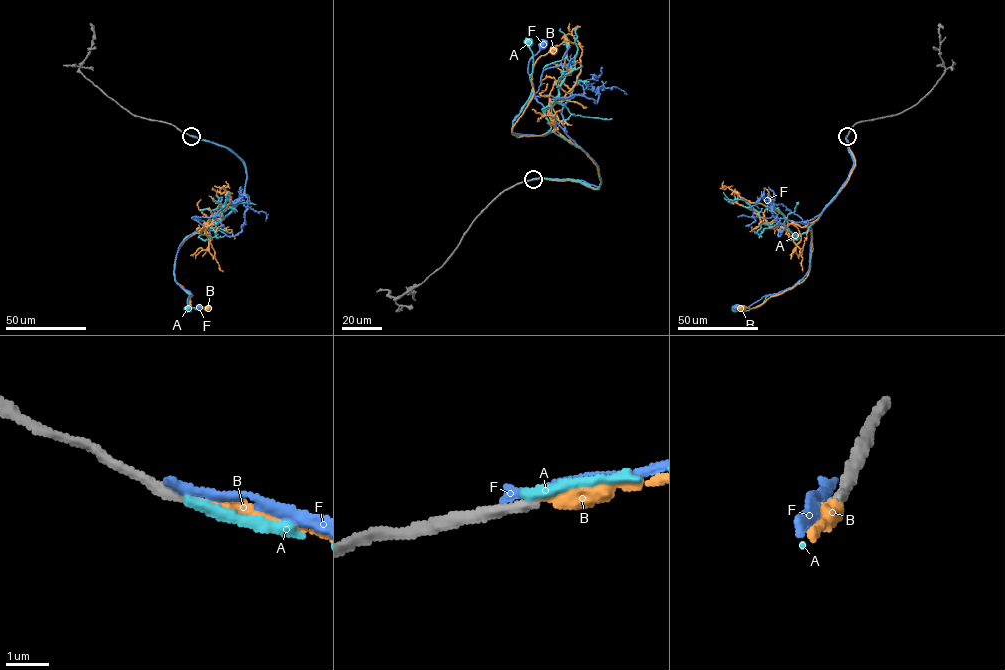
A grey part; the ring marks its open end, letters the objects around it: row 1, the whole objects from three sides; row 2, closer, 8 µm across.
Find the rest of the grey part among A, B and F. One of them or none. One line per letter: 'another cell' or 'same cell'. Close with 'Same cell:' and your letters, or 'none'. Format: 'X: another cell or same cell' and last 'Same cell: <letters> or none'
A: another cell
B: same cell
F: another cell
Same cell: B

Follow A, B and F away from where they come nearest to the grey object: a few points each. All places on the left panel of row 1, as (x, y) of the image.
A: (191, 136), (234, 153), (246, 180), (229, 212), (187, 236), (178, 249), (174, 280), (191, 295), (187, 309)
B: (191, 136), (230, 150), (247, 175), (239, 203), (176, 256), (174, 278), (191, 306), (208, 307)
F: (191, 135), (231, 150), (247, 178), (231, 211), (178, 248), (175, 281), (191, 294), (187, 305), (199, 307)

